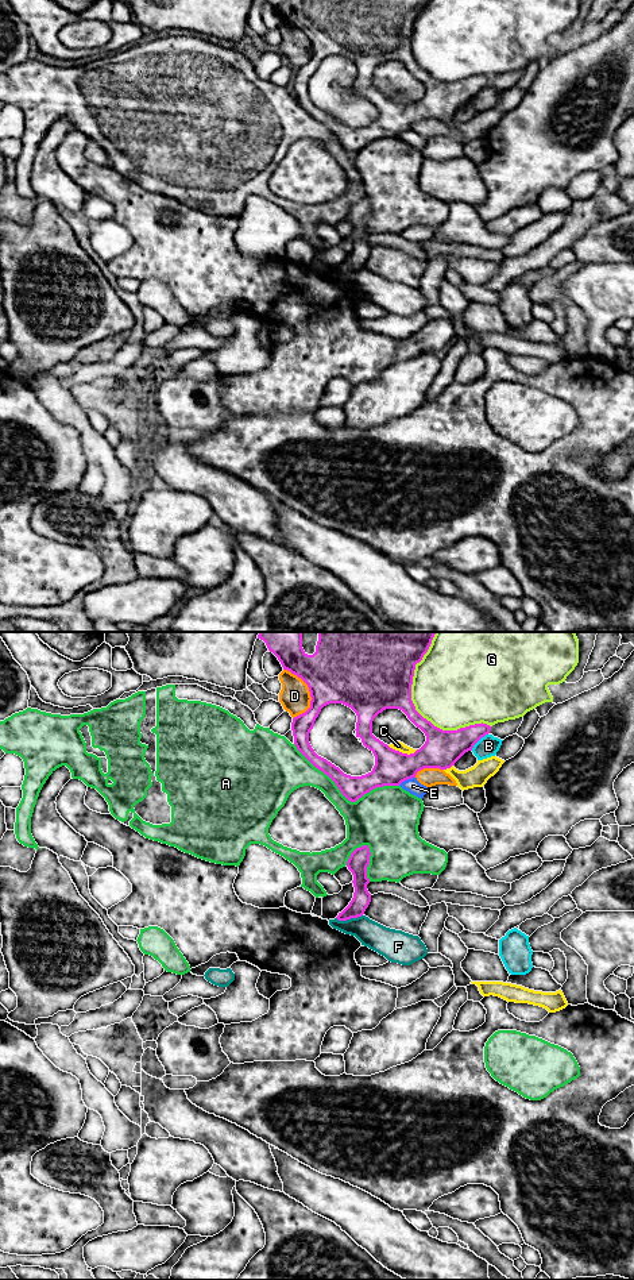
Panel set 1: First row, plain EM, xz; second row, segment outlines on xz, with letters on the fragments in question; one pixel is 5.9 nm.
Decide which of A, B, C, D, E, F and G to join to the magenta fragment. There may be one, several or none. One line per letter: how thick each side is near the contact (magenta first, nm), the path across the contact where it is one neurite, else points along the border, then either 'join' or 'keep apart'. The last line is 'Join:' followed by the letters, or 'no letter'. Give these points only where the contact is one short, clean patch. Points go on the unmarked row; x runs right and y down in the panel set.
A: 140 nm thick on the magenta side, 340 nm on the other; keep apart
B: 220 nm thick on the magenta side, 120 nm on the other; keep apart
C: 220 nm thick on the magenta side, 60 nm on the other; keep apart
D: 340 nm thick on the magenta side, 180 nm on the other; keep apart
E: 220 nm thick on the magenta side, 90 nm on the other; keep apart
F: 110 nm thick on the magenta side, 160 nm on the other; border along xz (362, 266), (346, 272), (336, 270); keep apart
G: 260 nm thick on the magenta side, 480 nm on the other; keep apart
Join: no letter

